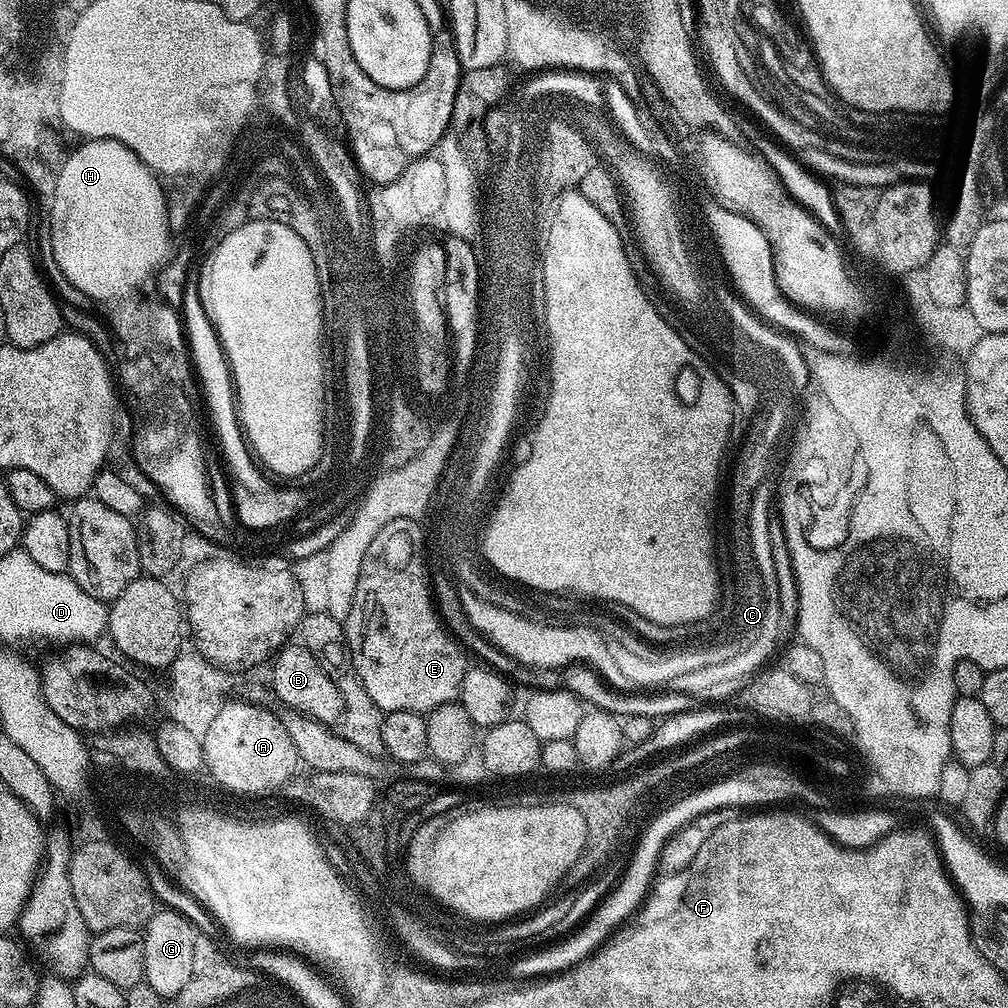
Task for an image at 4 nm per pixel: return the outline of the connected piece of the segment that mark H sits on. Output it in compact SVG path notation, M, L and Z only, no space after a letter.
M85 139L84 143L75 148L66 158L66 162L58 174L56 189L50 195L50 202L52 202L50 237L53 244L51 254L56 259L59 275L64 275L81 292L81 297L84 298L89 295L105 297L113 296L113 293L125 293L127 288L132 288L133 284L137 284L142 278L146 278L150 271L157 271L161 264L166 261L165 243L170 239L170 227L164 221L164 204L160 204L160 191L157 190L156 184L152 184L152 176L148 176L148 172L144 172L144 168L140 168L140 164L136 164L136 160L132 160L132 154L128 156L128 153L124 152L124 144L117 140Z

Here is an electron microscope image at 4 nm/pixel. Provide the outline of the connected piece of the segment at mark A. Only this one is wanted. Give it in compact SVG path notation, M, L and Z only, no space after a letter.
M233 698L218 710L214 722L210 722L210 730L202 737L204 741L204 763L218 783L232 794L239 794L244 798L264 798L275 788L289 783L298 768L298 757L294 742L290 742L290 734L286 734L286 726L279 715L276 716L268 708L259 708L256 704L247 704L244 698Z

